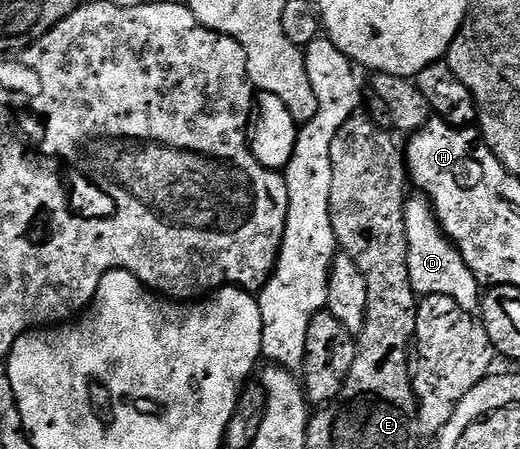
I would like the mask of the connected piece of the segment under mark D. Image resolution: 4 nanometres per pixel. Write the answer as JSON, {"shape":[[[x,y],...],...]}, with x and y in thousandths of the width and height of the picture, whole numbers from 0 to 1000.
{"shape":[[[792,437],[779,461],[783,584],[790,635],[800,655],[813,661],[856,657],[877,670],[896,697],[913,697],[925,679],[921,624],[913,619],[910,604],[902,604],[894,577],[883,566],[881,550],[865,537],[838,492],[827,448],[806,439]]]}

